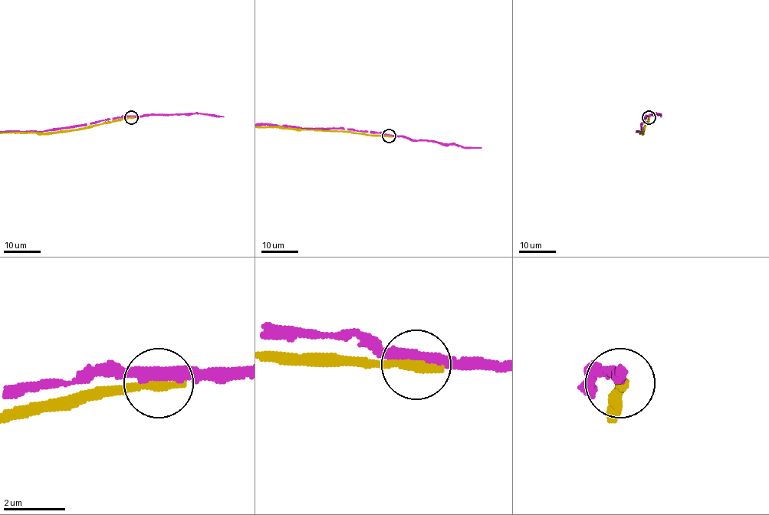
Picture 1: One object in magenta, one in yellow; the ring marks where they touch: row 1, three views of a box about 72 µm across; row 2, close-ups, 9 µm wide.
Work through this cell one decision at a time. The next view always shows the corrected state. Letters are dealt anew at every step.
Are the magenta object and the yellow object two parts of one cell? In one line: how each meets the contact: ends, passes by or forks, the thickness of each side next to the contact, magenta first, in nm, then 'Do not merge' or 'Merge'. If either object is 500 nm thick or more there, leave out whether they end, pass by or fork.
At the ring magenta passes by. At the ring yellow ends. Thickness 320 nm (magenta) against 360 nm. Do not merge

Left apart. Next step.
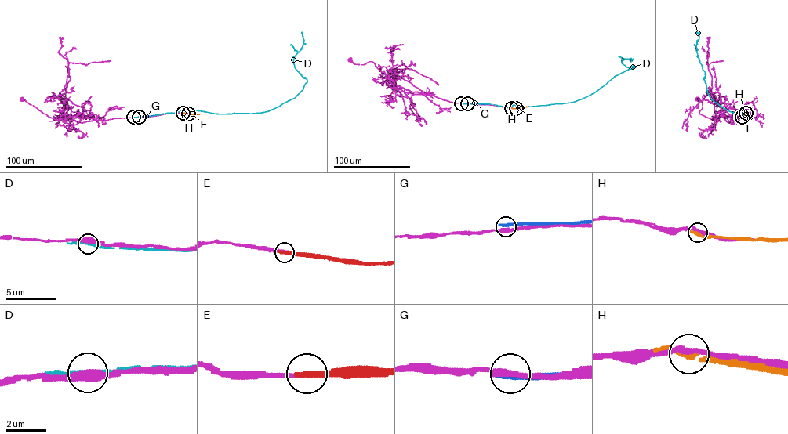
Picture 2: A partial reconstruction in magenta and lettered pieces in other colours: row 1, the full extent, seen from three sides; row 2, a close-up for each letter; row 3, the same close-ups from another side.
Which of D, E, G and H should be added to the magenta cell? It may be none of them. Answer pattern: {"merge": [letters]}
{"merge": ["E"]}

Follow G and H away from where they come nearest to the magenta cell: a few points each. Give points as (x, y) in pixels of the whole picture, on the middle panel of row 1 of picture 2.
G: (467, 103), (487, 103)
H: (511, 108), (528, 106)

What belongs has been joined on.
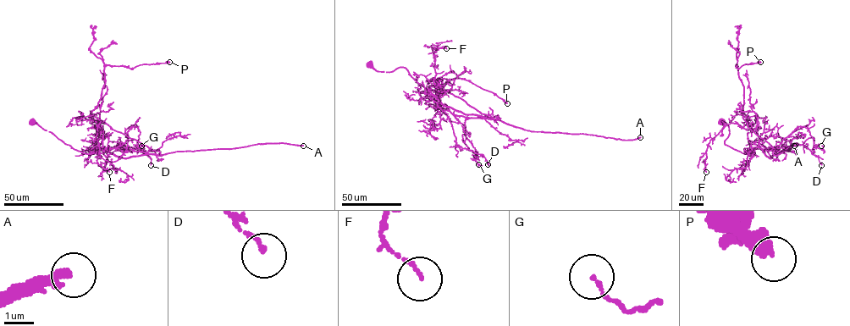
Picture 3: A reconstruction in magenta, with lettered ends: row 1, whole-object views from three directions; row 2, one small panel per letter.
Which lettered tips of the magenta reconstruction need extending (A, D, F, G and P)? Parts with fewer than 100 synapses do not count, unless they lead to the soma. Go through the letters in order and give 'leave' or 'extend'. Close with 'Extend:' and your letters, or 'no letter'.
A: extend
D: leave
F: leave
G: leave
P: leave
Extend: A

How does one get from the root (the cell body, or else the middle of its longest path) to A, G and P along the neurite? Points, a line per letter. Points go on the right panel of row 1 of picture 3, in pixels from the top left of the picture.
A: (721, 120), (729, 131), (725, 144), (744, 154), (759, 146), (770, 157), (794, 146)
G: (721, 120), (729, 131), (725, 144), (744, 154), (778, 146), (798, 126), (808, 129), (814, 147), (821, 146)
P: (721, 120), (729, 127), (725, 144), (744, 154), (758, 146), (743, 115), (735, 66), (760, 62)

